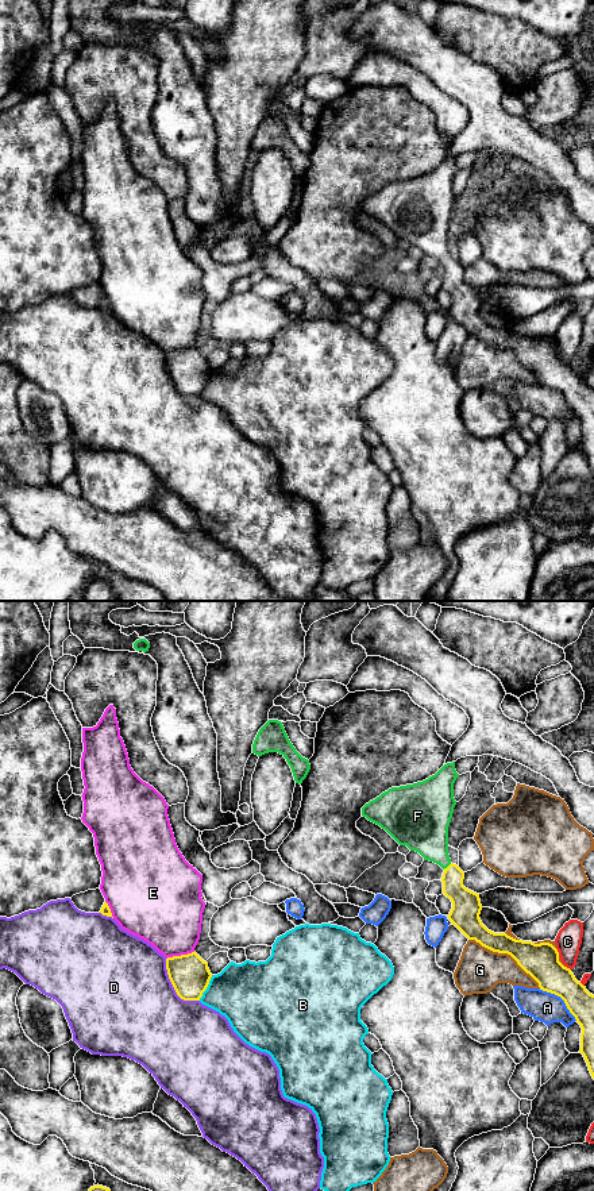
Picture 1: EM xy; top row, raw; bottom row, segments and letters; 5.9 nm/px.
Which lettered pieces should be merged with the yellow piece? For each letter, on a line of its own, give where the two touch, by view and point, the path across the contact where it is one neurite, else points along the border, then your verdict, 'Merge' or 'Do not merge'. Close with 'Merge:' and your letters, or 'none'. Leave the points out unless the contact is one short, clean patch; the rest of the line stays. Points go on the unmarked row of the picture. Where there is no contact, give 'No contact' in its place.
A: Touches yellow at xy (560, 392). Do not merge
B: Touches yellow at xy (207, 381). Do not merge
C: Touches yellow at xy (558, 347). Do not merge
D: Touches yellow at xy (173, 381). Do not merge
E: Touches yellow at xy (181, 350). Do not merge
F: Touches yellow at xy (448, 261). Path across: xy (466, 299), (452, 282), (448, 261), (432, 241), (425, 226). Merge
G: Touches yellow at xy (505, 347). Do not merge
Merge: F

